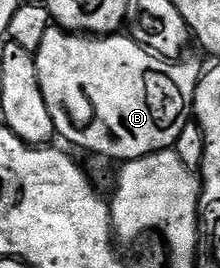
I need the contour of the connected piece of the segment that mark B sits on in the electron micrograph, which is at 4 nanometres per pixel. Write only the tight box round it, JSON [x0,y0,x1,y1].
[35,27,203,159]

